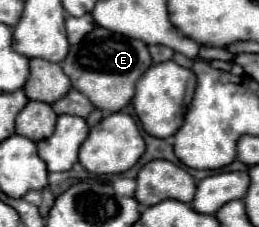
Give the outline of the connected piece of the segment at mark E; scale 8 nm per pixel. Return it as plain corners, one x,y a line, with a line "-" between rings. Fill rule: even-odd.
95,27
79,45
73,45
67,57
59,63
63,73
71,79
71,87
79,89
91,99
91,103
107,113
125,109
135,93
135,81
147,71
151,63
149,49
139,39
129,39
117,33
111,33
103,27

